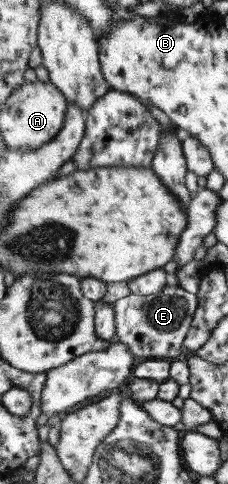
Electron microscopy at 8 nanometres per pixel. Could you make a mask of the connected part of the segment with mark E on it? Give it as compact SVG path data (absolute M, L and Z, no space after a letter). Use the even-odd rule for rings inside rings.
M170 283L163 291L140 296L130 293L119 298L113 307L116 311L116 339L129 345L133 355L149 359L179 359L183 355L185 338L191 329L199 307L199 295L187 291L179 284Z

